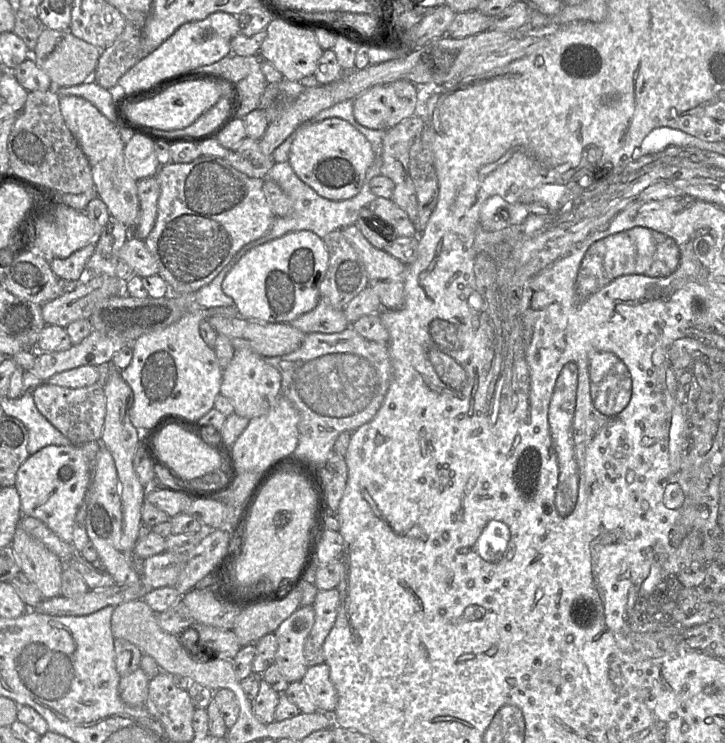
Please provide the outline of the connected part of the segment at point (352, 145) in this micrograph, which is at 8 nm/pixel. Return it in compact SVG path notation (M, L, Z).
M337 117L300 125L294 131L288 160L300 180L319 196L331 201L346 200L357 195L373 161L374 153L366 137L349 122Z

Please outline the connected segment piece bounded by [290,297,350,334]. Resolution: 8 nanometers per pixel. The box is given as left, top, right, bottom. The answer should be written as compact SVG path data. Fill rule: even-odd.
M321 297L313 310L298 316L290 324L305 334L338 333L350 326L343 310L332 307Z

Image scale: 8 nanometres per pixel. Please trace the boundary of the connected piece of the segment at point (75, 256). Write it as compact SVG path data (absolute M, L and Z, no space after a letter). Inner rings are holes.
M94 242L75 251L65 259L49 259L53 273L65 283L78 283L88 275L87 262L96 249Z

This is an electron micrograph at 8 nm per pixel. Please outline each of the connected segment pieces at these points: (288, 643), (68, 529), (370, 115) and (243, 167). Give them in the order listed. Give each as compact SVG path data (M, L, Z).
M300 606L275 631L277 651L274 663L288 683L301 681L306 673L304 645L314 621L313 606Z
M45 446L30 455L16 474L23 516L39 519L67 543L72 543L75 516L90 485L90 462L80 446Z
M407 80L376 85L354 99L353 115L368 129L388 130L415 114L418 91Z
M244 138L236 147L228 150L225 159L236 170L251 178L265 179L275 164L272 155L266 155L260 148L259 140Z

